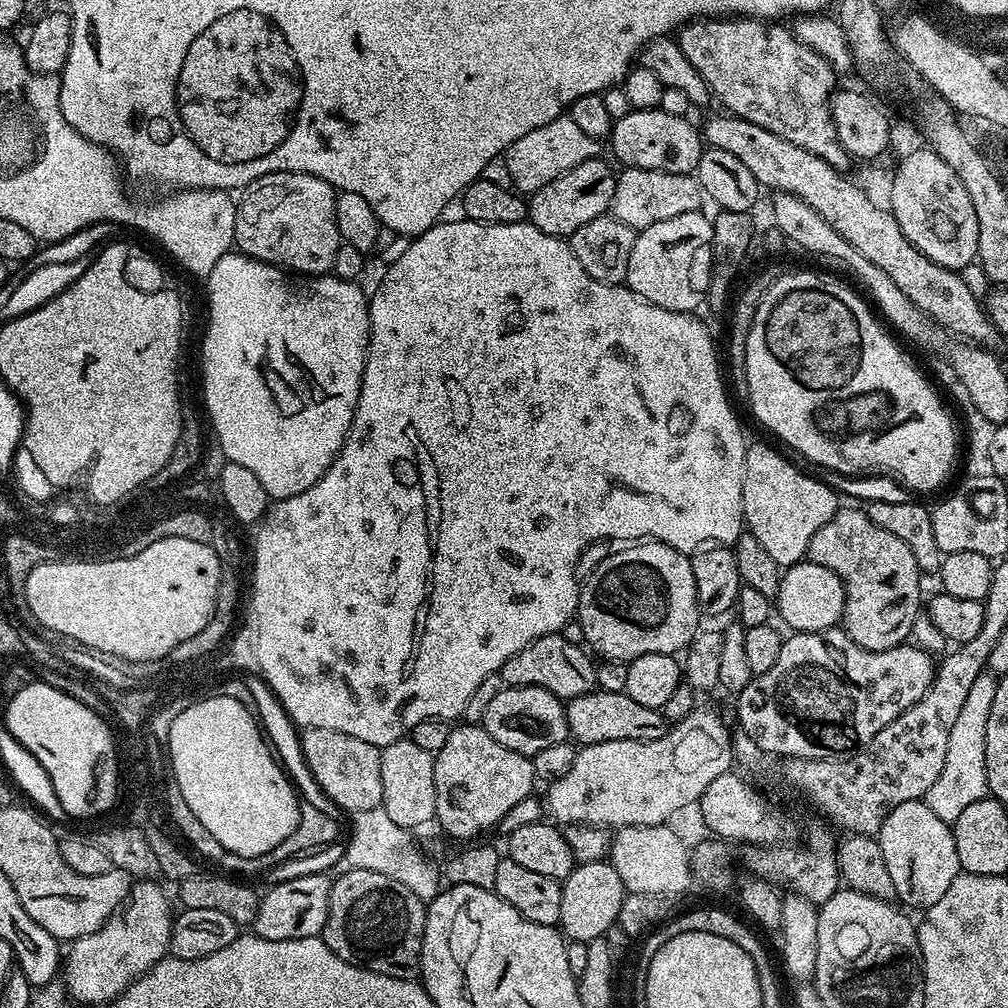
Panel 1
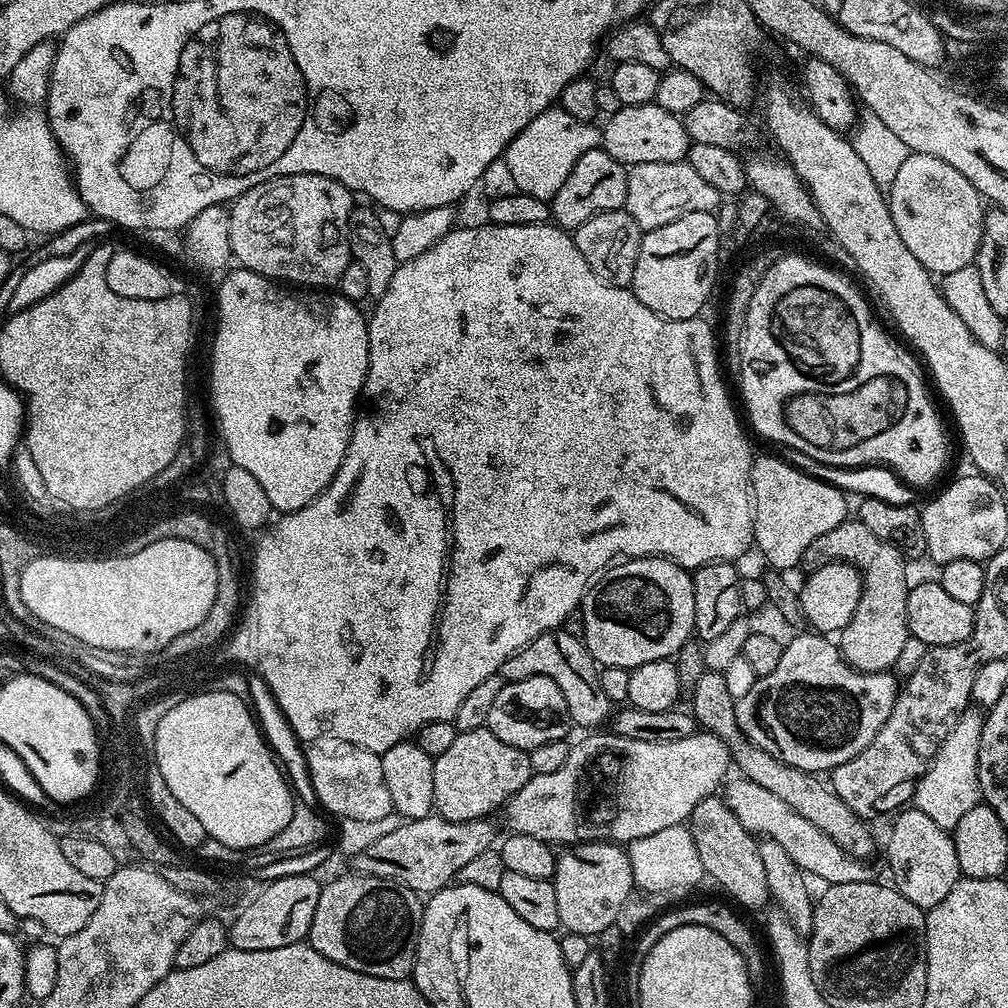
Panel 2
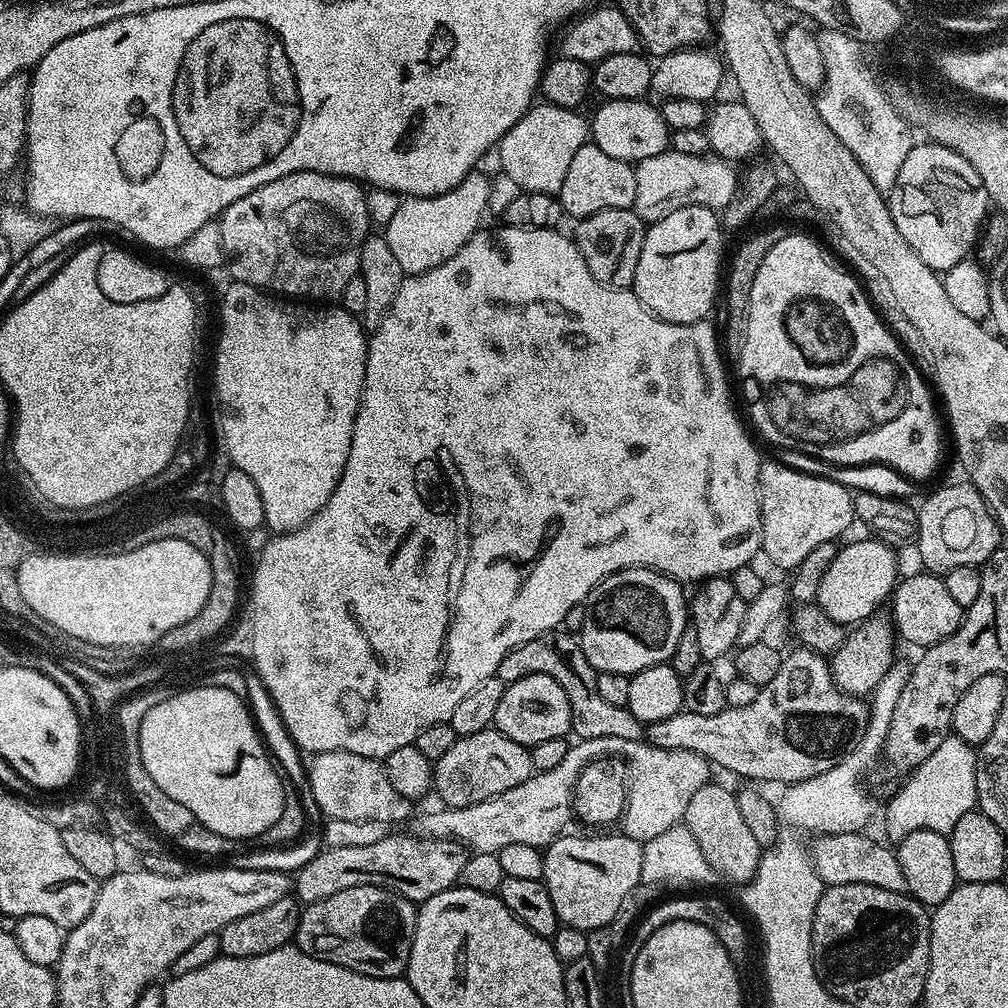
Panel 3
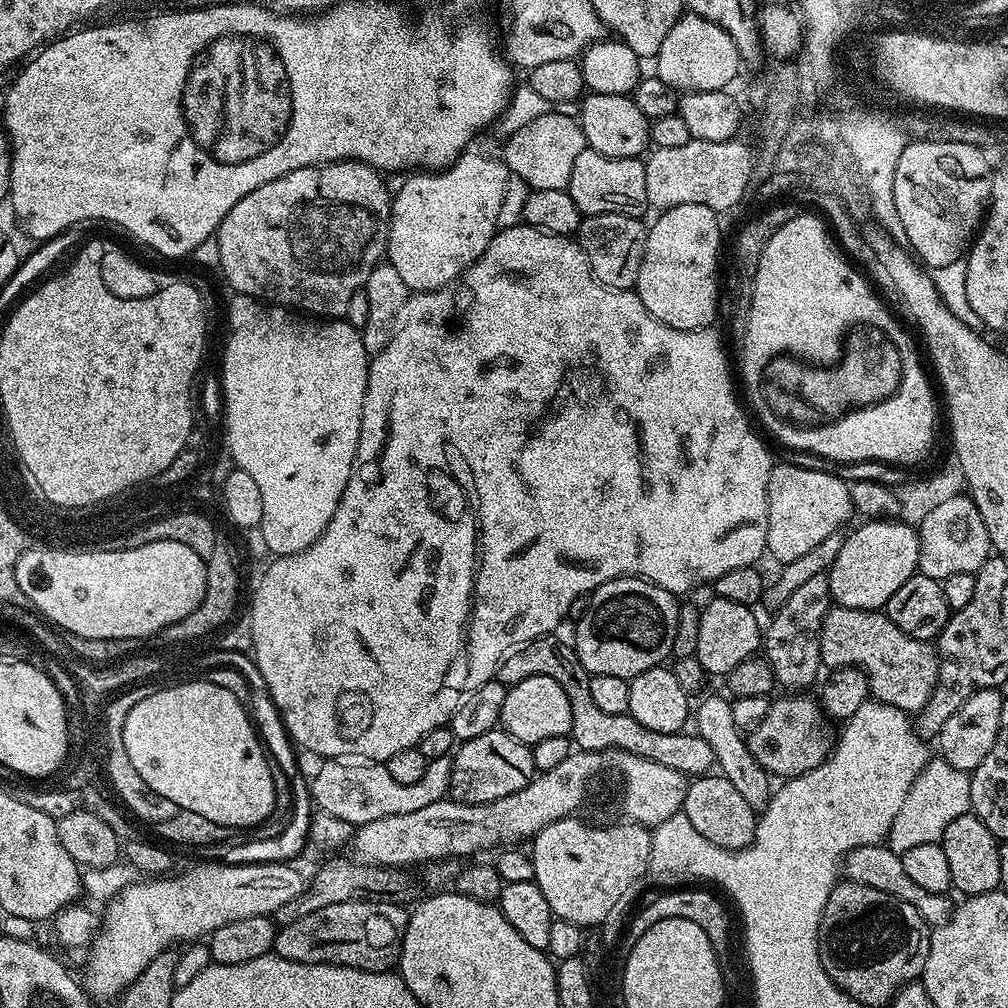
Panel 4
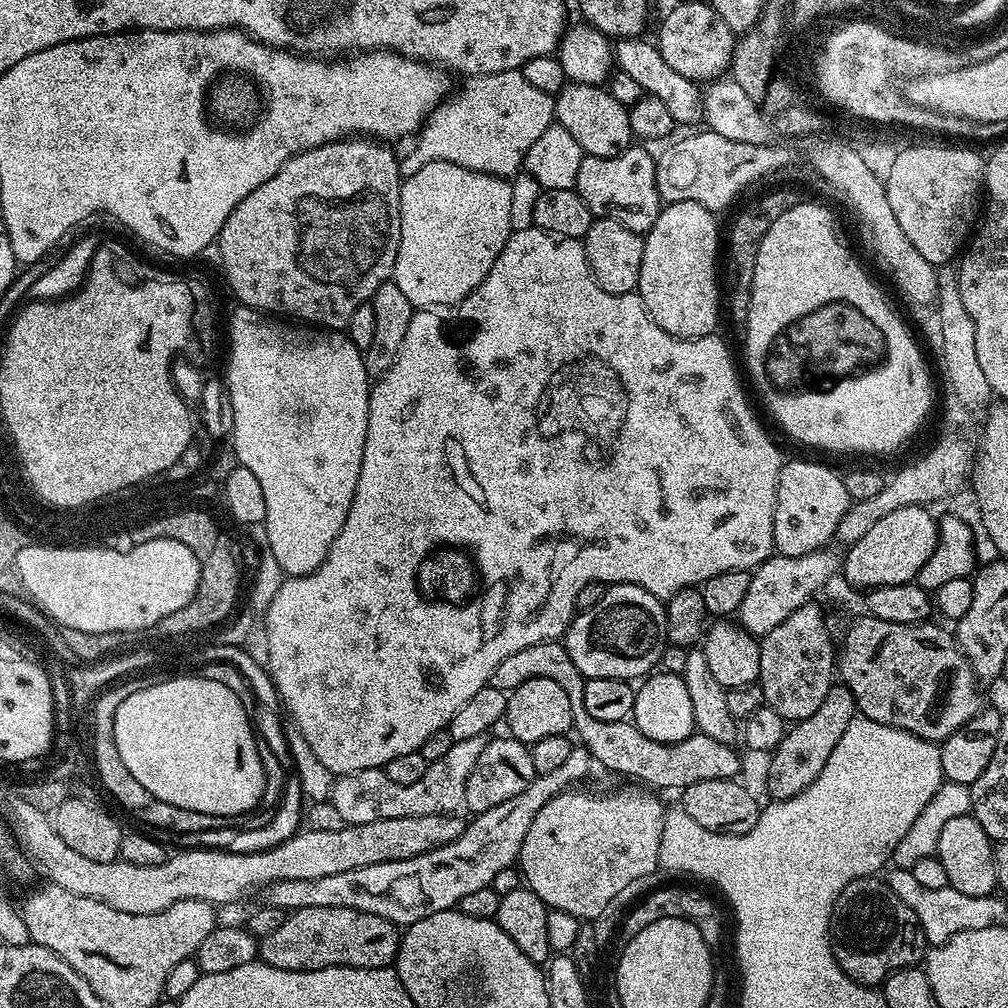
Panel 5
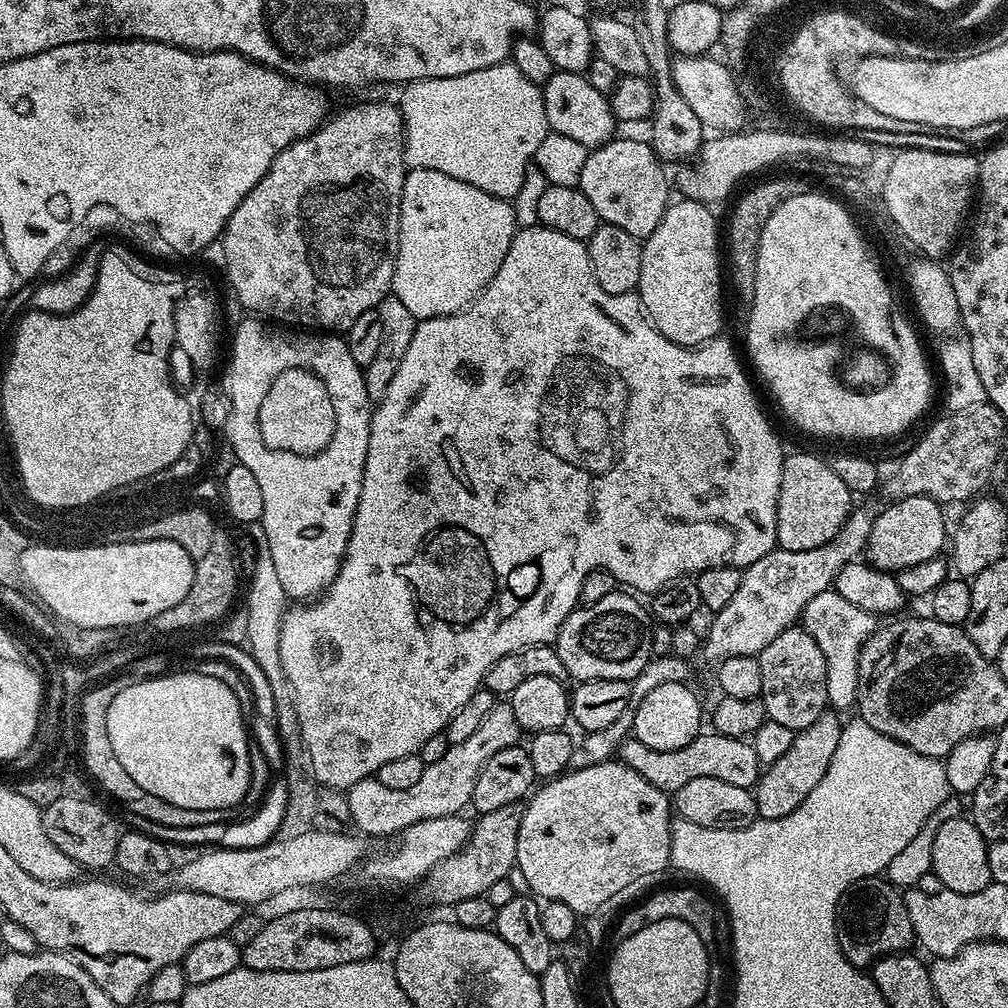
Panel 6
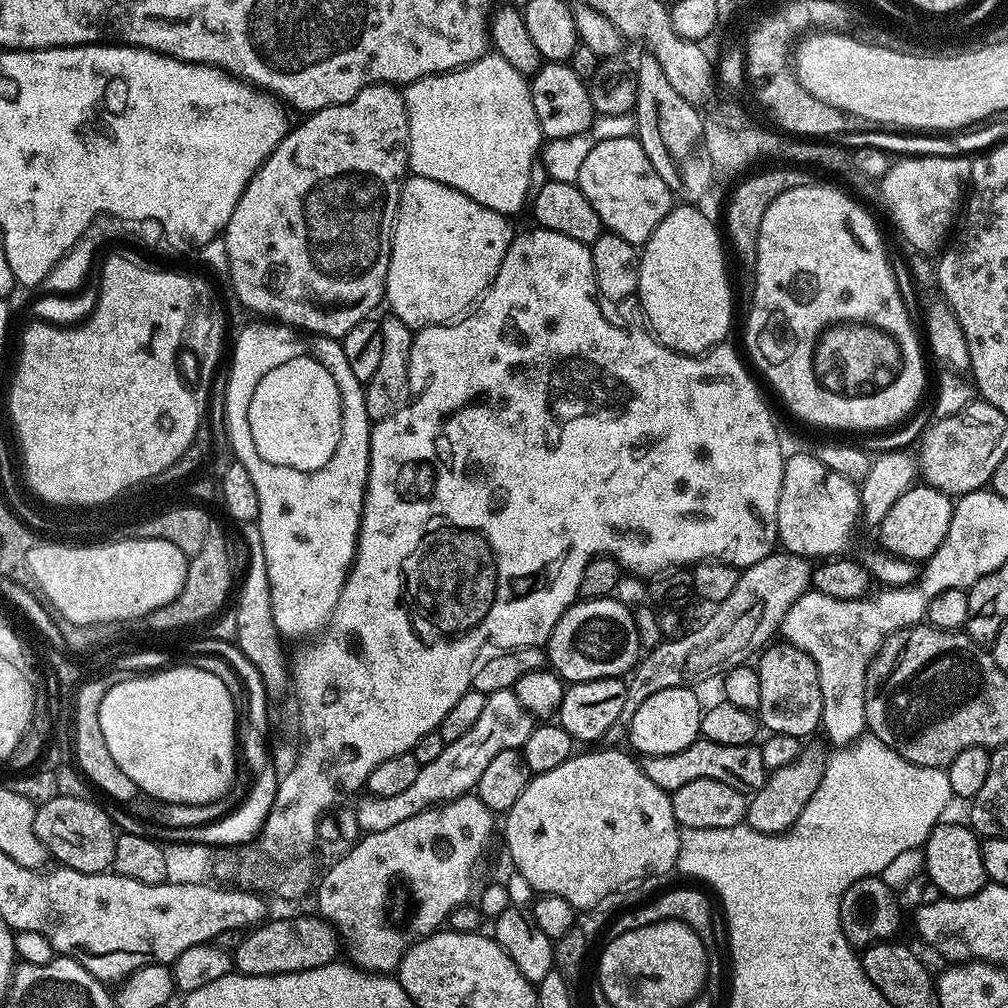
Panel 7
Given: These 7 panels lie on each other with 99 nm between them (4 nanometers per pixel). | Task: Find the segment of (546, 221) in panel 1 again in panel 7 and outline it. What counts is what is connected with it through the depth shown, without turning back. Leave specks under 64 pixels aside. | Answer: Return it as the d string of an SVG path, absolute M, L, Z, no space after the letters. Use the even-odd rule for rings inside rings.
M635 135L596 140L586 154L586 162L582 162L582 170L578 170L576 184L586 194L586 202L594 206L601 225L637 246L647 242L658 222L674 207L671 189L654 170Z

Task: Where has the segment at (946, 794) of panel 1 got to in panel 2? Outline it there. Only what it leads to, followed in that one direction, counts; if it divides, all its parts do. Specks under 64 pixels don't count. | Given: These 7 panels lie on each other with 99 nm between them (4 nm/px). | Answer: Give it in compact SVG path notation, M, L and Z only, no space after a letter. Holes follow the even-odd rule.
M975 711L960 715L954 730L946 734L946 742L942 742L938 754L934 754L928 769L914 785L914 807L938 822L938 826L949 830L956 828L960 819L982 800L978 782L978 746L982 742L984 716Z

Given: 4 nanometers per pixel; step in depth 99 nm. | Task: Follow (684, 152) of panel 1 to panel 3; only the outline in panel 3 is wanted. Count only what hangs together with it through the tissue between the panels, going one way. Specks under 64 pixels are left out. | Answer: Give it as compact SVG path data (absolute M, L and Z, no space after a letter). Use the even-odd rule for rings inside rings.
M609 100L590 116L590 140L610 154L610 158L618 158L635 162L642 158L654 158L654 154L662 154L670 148L670 130L662 118L659 107L642 100Z

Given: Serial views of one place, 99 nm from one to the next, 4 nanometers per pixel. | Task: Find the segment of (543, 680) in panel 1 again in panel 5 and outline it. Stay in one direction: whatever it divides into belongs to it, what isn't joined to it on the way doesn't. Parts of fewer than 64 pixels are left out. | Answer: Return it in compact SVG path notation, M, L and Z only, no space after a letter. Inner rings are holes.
M543 640L540 644L526 646L526 650L517 650L510 654L510 658L502 658L502 662L498 662L494 670L490 684L491 687L509 693L522 686L522 682L530 682L530 678L550 678L553 682L558 682L562 690L566 690L566 698L570 698L572 707L572 727L578 740L580 735L579 743L592 755L593 761L599 767L601 764L608 772L629 776L632 779L629 781L639 782L652 790L683 790L694 782L730 780L741 775L740 756L733 745L714 742L714 738L699 734L687 736L682 738L682 742L673 744L654 742L654 738L646 738L646 734L642 734L642 730L638 730L628 720L598 722L598 718L590 718L590 714L586 714L586 705L582 702L586 678L578 670L578 666L574 666L574 658L570 658L568 649L560 640Z

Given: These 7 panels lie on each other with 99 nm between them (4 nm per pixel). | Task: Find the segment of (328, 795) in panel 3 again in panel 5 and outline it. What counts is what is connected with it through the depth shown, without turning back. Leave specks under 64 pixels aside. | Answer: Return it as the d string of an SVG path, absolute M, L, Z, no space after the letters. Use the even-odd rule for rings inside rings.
M479 736L473 740L457 740L446 750L443 758L428 765L426 774L418 778L410 786L398 786L398 782L390 782L383 768L363 768L357 772L346 772L337 775L332 781L330 803L342 814L345 824L365 824L378 822L386 818L414 818L426 814L449 814L457 811L464 802L466 794L466 778L470 778L470 770L474 770L474 762L478 762L478 754L482 754L486 740Z

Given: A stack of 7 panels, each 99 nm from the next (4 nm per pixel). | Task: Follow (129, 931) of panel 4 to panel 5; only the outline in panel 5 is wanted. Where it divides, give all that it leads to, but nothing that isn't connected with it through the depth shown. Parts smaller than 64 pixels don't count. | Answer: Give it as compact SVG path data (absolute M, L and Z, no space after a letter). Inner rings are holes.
M573 746L570 755L562 761L562 766L557 766L552 773L536 775L522 790L522 794L514 794L506 802L494 806L490 810L473 815L472 821L467 821L464 833L454 842L443 844L429 852L418 854L414 858L395 860L394 862L378 862L374 866L358 866L358 870L346 870L342 874L329 874L327 878L294 878L269 884L266 889L266 903L275 908L295 910L298 908L349 908L368 914L378 914L380 918L386 918L391 924L407 926L418 922L422 918L430 918L430 914L447 912L455 909L466 894L474 890L491 888L494 878L498 878L501 870L513 867L520 859L522 842L530 830L530 822L542 810L542 806L550 798L554 798L560 792L571 789L572 784L584 779L588 771L594 768L592 755L583 746Z

